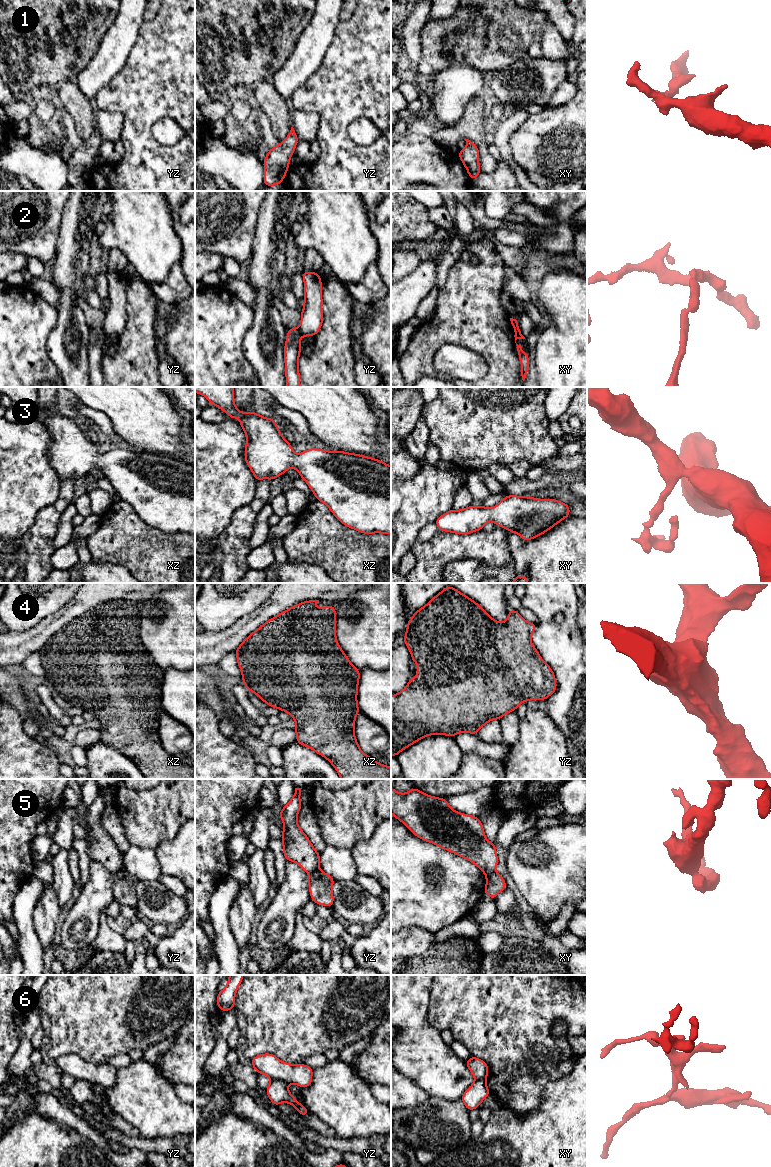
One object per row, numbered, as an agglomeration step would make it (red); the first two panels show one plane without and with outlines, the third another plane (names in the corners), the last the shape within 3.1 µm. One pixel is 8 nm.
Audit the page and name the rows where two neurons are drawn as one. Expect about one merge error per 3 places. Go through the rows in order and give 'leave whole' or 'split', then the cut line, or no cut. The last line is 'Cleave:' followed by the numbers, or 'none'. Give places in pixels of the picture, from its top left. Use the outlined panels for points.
1: leave whole; cut none
2: split; cut yz (298, 328), (303, 335)
3: leave whole; cut none
4: leave whole; cut none
5: split; cut yz (319, 869), (309, 875)
6: split; cut yz (271, 1079), (280, 1079), (286, 1084)
Cleave: 2, 5, 6

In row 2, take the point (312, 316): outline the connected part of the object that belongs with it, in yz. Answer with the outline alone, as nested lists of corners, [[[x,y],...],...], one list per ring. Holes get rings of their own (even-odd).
[[[302,271],[304,280],[304,308],[301,311],[300,331],[303,336],[316,335],[322,327],[322,282],[317,272]]]

